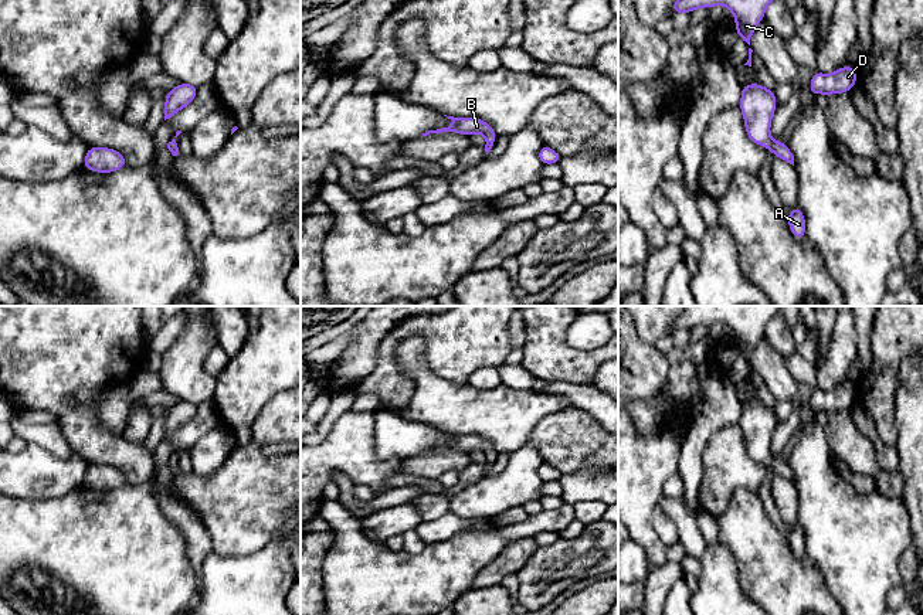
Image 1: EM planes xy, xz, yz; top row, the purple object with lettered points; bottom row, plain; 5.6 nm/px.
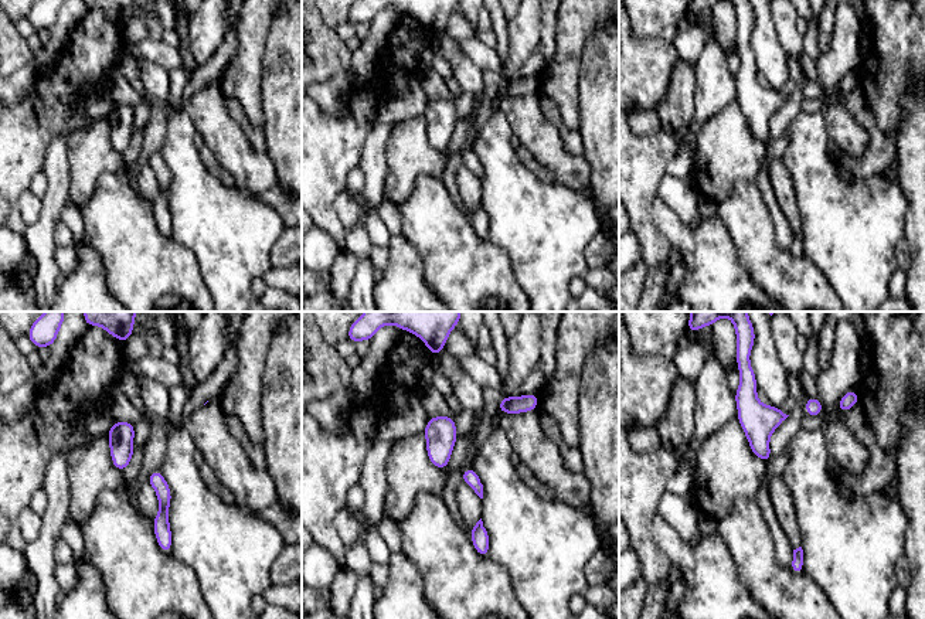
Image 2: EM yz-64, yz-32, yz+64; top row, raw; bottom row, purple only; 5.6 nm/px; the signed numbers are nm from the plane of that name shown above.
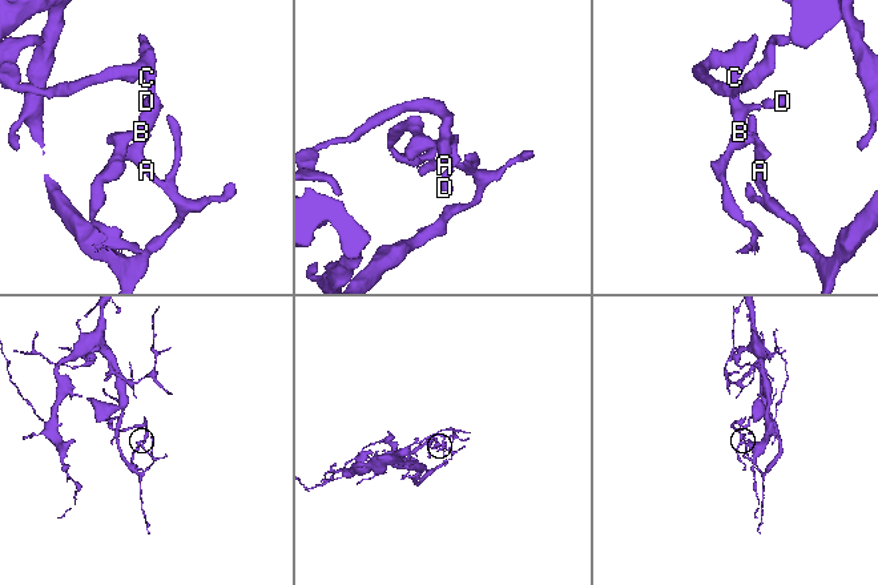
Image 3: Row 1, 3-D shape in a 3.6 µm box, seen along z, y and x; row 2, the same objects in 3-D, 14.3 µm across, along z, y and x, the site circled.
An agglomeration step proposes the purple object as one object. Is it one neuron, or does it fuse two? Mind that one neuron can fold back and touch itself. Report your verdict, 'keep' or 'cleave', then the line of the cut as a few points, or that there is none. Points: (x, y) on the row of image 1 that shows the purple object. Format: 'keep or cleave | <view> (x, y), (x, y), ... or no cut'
keep | no cut

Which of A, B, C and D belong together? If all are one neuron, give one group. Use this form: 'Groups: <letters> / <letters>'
Groups: A B C D

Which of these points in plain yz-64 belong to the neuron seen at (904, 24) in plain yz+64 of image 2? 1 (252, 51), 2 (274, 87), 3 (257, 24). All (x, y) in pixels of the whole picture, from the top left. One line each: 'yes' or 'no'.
1: yes
2: no
3: yes

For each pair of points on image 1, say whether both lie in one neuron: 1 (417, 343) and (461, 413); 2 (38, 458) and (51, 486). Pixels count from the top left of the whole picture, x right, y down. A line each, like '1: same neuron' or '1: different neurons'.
1: same neuron
2: same neuron

